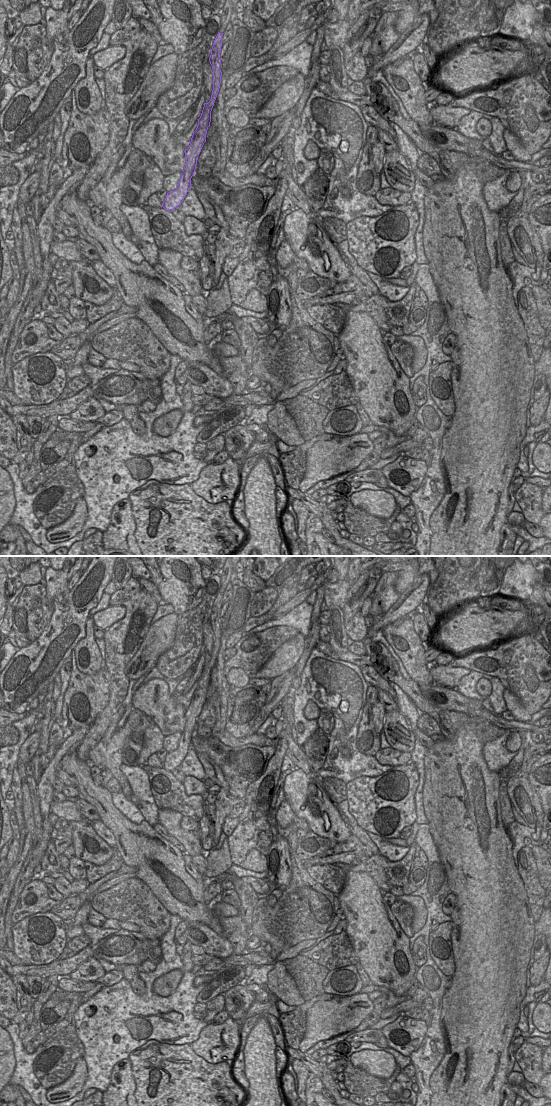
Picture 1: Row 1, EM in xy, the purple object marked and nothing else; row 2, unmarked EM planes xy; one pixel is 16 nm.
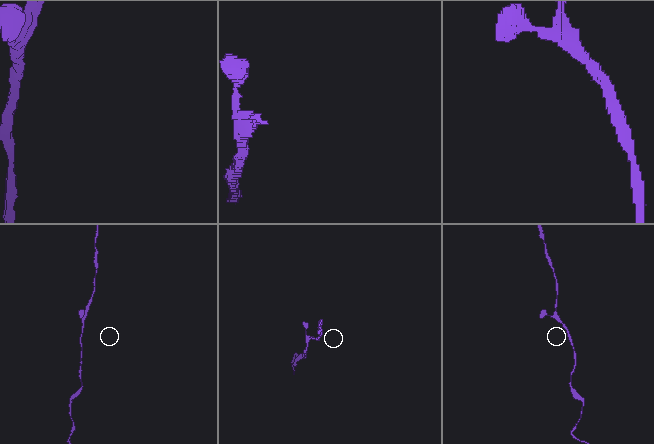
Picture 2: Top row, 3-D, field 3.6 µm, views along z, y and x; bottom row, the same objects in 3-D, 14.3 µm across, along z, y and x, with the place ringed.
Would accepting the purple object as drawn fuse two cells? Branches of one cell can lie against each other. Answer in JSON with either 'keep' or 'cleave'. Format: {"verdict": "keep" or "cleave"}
{"verdict": "keep"}

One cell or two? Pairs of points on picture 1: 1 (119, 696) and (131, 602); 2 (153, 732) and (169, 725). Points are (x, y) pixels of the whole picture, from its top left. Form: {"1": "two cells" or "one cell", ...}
{"1": "one cell", "2": "two cells"}

